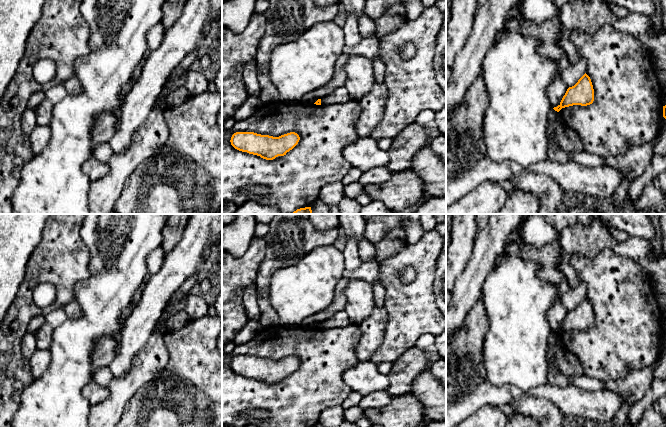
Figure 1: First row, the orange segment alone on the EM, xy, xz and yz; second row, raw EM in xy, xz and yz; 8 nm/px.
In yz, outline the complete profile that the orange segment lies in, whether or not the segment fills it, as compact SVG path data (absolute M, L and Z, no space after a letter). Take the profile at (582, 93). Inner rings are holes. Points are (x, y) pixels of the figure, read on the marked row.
M585 73L578 82L569 87L560 104L553 109L559 112L562 108L581 105L587 106L594 101L594 89L590 77Z

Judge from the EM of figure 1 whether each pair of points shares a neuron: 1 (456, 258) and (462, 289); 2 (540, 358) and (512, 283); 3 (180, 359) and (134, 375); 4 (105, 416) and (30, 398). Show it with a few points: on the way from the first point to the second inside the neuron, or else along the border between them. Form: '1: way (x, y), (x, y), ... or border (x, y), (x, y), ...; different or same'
1: border (470, 254), (466, 267), (456, 279); different
2: way (521, 339), (518, 336), (517, 302); same
3: border (164, 341), (169, 360), (163, 370), (151, 382); different
4: border (91, 406), (87, 416); different

